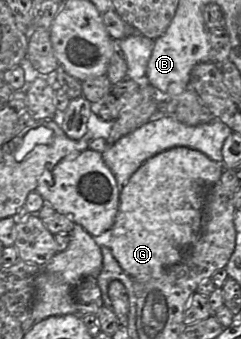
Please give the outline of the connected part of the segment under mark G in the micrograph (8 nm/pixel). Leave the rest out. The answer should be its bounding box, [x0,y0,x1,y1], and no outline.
[106,147,223,283]

